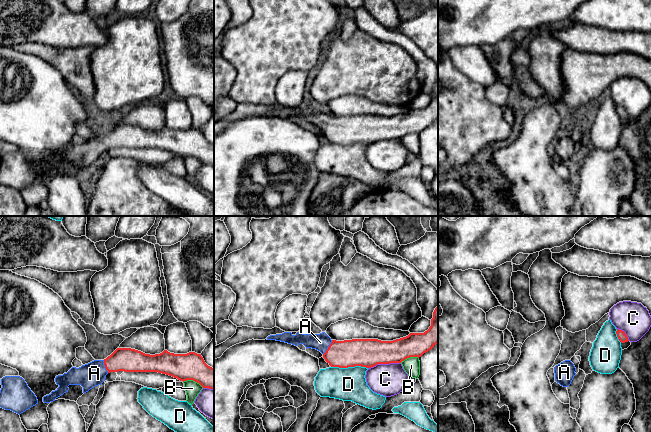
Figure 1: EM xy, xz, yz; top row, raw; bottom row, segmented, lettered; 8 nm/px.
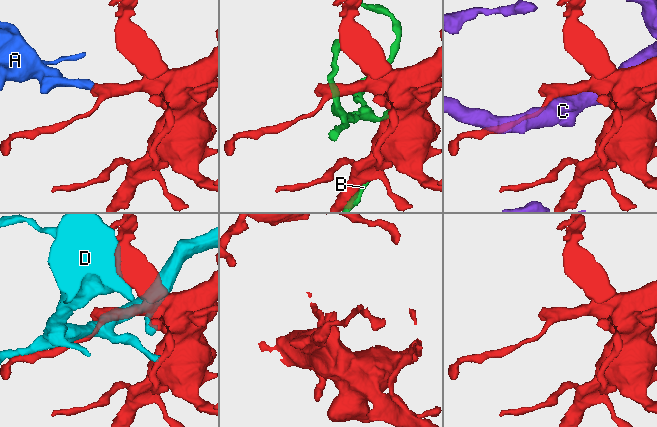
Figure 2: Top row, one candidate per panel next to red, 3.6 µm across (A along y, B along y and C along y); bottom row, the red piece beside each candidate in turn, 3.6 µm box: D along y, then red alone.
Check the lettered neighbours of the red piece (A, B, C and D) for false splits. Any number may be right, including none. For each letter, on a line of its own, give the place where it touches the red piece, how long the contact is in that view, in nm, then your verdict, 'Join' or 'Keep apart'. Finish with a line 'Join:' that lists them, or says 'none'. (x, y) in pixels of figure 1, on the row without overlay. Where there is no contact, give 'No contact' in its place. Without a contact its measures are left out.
A: Touches red at xz (328, 123). Shared border 140 nm. Join
B: Touches red at xy (193, 156). Shared border 180 nm. Keep apart
C: Touches red at xz (384, 139). Shared border 260 nm. Keep apart
D: Touches red at xz (349, 142). Shared border 300 nm. Keep apart
Join: A

